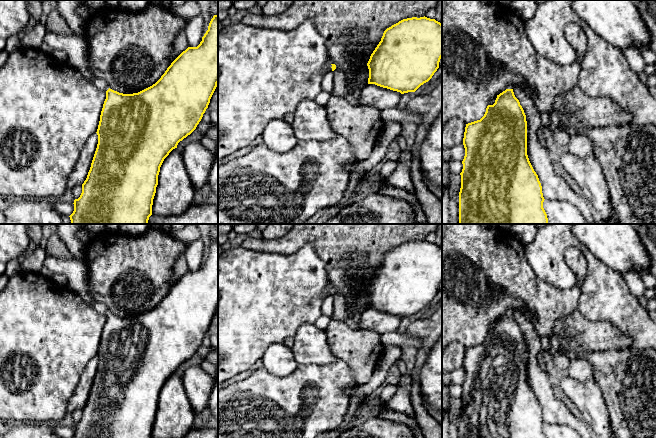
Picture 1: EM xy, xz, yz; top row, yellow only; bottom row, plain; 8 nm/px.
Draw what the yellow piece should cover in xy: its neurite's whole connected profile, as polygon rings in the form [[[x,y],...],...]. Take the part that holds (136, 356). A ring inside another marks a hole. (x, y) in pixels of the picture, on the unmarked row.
[[[218,238],[211,243],[208,254],[197,271],[188,271],[171,287],[155,308],[133,318],[114,315],[104,304],[92,298],[88,288],[88,267],[85,259],[59,259],[47,256],[44,267],[53,274],[64,275],[71,290],[95,311],[106,316],[96,356],[97,372],[87,402],[82,408],[82,417],[74,424],[72,438],[152,438],[158,399],[164,383],[177,372],[180,365],[196,353],[218,308]]]

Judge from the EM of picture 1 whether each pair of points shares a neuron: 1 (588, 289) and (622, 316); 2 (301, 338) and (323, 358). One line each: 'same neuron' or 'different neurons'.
1: same neuron
2: same neuron

